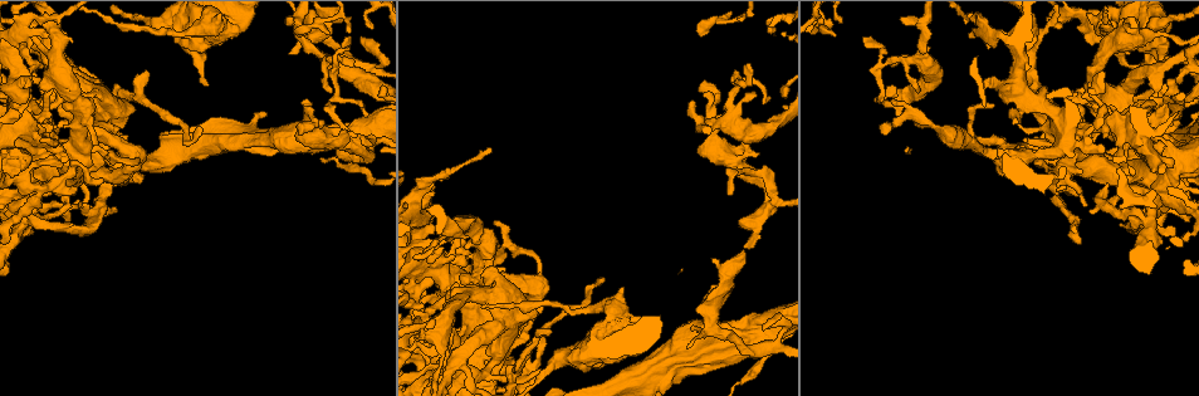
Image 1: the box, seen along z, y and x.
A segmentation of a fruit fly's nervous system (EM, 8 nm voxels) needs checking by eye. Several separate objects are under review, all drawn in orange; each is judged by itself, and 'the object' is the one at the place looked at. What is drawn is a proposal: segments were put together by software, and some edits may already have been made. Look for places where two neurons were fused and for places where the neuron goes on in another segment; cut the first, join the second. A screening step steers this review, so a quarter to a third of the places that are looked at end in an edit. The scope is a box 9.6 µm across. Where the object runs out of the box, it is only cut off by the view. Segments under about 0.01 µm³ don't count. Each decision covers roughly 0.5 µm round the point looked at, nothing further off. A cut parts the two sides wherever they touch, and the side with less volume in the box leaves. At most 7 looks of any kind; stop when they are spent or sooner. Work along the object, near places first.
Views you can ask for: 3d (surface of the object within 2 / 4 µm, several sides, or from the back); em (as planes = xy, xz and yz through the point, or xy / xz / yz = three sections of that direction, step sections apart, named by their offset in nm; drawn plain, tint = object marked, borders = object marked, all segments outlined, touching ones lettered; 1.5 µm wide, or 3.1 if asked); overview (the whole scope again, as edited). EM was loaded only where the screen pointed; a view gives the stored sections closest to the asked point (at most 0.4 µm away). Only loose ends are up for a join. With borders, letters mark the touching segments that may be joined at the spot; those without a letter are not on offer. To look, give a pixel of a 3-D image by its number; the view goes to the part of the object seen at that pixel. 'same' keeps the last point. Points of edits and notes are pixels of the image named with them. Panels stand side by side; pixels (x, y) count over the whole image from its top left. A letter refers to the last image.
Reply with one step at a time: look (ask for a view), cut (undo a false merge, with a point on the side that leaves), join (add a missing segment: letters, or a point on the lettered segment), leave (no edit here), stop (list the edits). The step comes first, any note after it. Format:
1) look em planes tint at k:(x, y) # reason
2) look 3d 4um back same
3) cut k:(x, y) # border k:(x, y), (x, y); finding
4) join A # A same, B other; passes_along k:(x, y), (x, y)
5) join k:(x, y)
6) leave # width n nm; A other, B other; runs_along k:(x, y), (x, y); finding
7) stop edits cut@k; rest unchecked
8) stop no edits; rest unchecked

look em xy step 4 tint at 1:(917, 91) # branch stops here

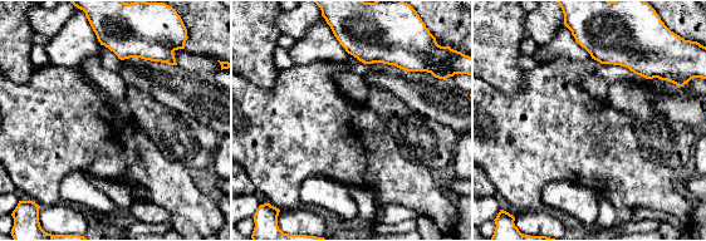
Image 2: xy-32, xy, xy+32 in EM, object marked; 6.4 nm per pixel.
look em xy step 4 borders same

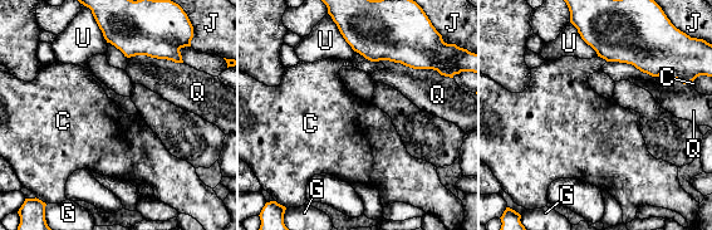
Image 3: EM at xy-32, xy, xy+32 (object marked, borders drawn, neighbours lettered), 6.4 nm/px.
leave # C other, G other, J other, Q other, U other; border 3:(598, 55), (607, 60); no lettered segment goes on from it

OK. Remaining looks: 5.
look em xz step 8 tint at 1:(601, 278) # thin end

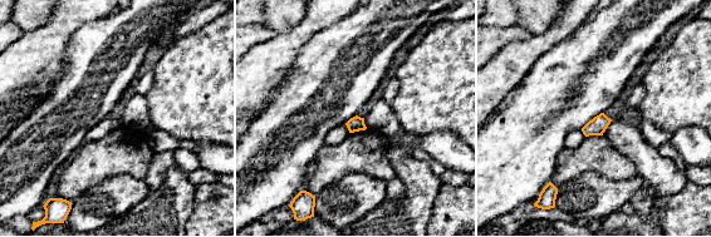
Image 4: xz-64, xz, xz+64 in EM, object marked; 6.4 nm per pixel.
look em planes borders same

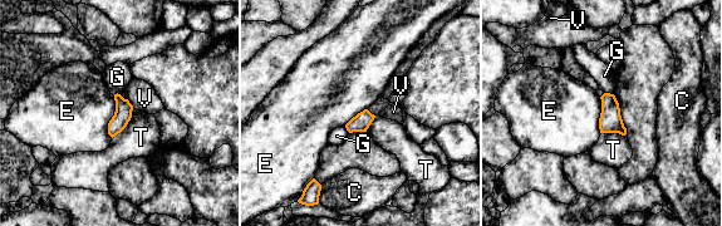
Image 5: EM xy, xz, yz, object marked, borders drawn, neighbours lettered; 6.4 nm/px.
leave # longest_contact E 280 nm; C other, E other, G other, T other, V other; none of them fits

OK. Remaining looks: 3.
look em xy step 8 borders at 1:(204, 83) # an open end

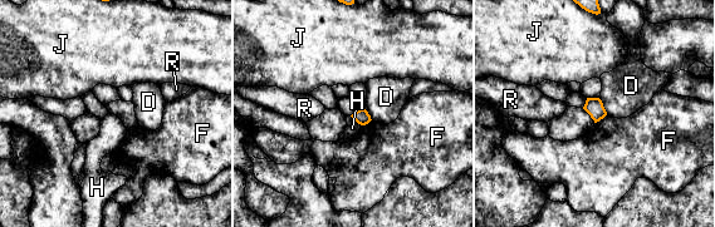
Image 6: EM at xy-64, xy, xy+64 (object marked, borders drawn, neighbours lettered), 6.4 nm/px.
leave # D other, F other, H other, J other, R other; border 6:(606, 114), (594, 123); none of them fits

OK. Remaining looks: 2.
stop no edits; rest unchecked

